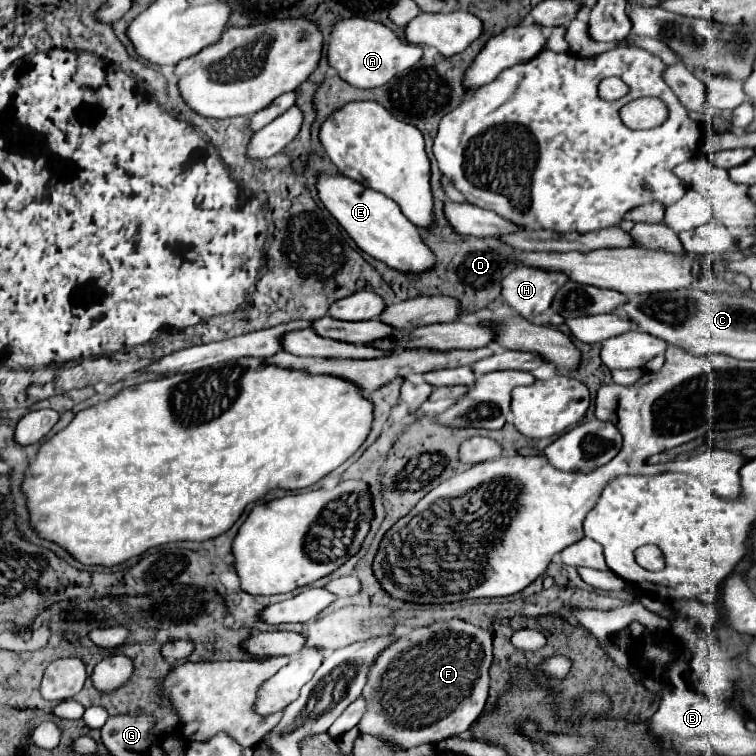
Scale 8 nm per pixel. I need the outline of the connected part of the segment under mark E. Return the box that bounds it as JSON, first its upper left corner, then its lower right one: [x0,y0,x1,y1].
[317,175,435,275]

